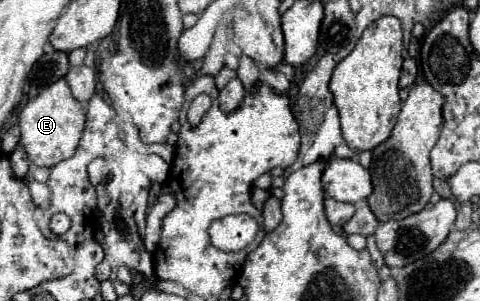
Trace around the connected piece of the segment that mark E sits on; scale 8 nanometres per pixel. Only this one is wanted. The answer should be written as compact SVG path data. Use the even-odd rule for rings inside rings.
M57 80L51 86L43 88L37 98L29 100L27 106L19 114L19 126L21 126L21 146L27 152L31 164L35 166L47 166L53 168L65 158L71 158L83 126L85 126L85 110L83 106L71 96L71 90L65 80Z

